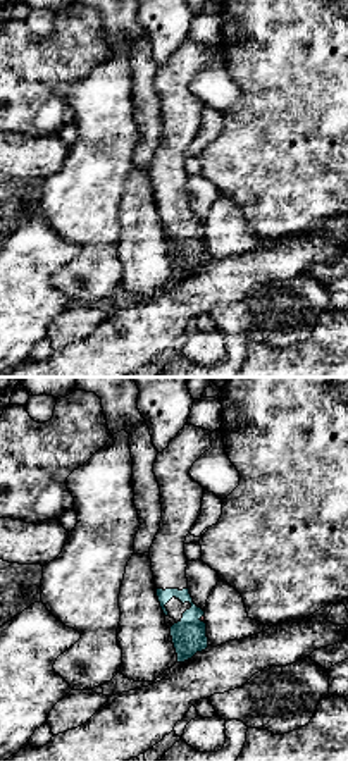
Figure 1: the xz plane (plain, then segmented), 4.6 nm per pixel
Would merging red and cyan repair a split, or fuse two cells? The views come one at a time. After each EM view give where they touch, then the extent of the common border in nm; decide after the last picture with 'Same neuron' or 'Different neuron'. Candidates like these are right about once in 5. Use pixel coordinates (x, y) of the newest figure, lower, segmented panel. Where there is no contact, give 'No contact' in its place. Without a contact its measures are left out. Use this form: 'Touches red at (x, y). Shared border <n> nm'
Touches red at (200, 618). Shared border 40 nm

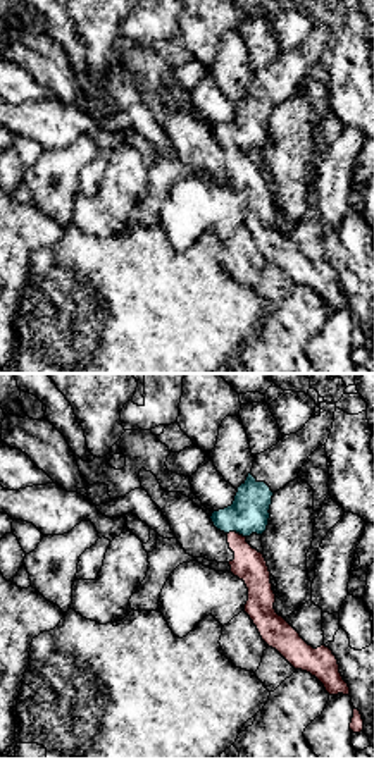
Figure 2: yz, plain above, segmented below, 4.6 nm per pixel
Touches red at (235, 532). Shared border 100 nm

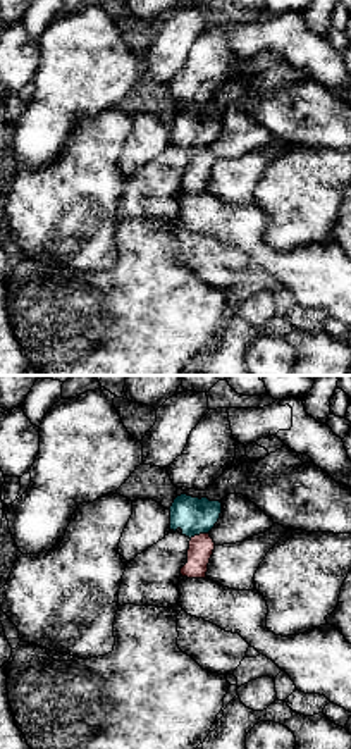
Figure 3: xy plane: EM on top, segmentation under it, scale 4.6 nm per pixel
Touches red at (200, 534). Shared border 90 nm

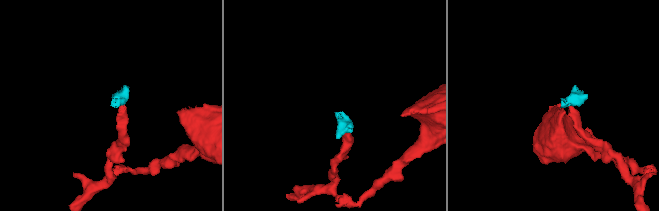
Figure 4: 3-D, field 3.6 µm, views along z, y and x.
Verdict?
Different neuron

